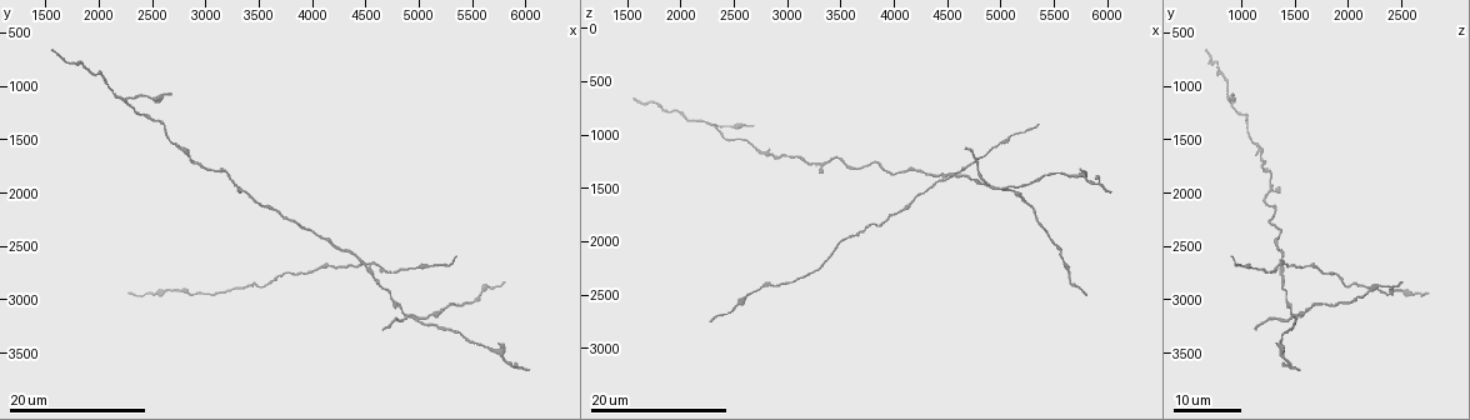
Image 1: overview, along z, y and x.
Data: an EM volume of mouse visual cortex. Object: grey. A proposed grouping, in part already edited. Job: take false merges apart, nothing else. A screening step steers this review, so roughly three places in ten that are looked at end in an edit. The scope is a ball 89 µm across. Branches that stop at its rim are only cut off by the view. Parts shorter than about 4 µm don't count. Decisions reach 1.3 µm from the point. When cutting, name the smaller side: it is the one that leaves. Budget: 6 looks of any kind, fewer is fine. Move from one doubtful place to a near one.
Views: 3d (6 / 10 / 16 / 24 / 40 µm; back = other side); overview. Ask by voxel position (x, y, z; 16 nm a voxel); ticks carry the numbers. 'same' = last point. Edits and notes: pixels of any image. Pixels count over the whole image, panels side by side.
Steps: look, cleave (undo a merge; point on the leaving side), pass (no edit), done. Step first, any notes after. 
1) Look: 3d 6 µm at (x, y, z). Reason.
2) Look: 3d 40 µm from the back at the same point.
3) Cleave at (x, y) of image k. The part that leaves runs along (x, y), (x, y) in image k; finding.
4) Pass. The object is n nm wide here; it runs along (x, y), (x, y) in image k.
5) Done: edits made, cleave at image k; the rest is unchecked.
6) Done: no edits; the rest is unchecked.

Look: 3d 24 µm at (4520, 2680, 1380). Three-way junction.

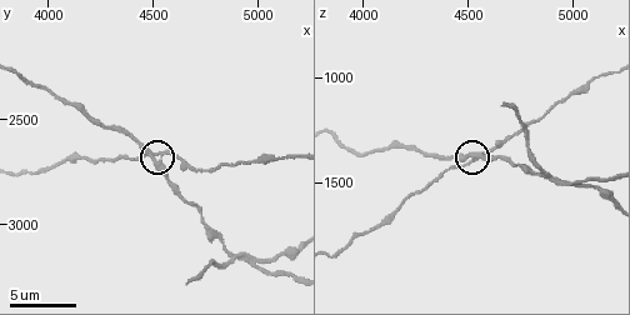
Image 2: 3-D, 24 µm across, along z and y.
Look: 3d 6 µm at (4530, 2710, 1380).

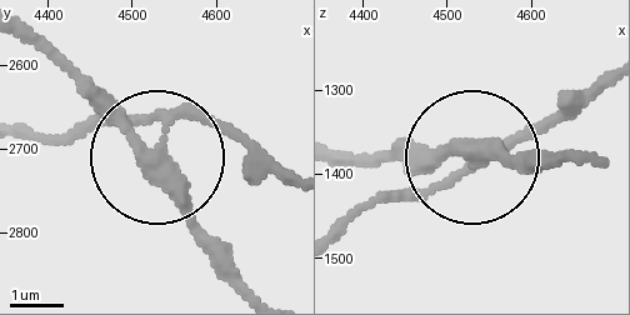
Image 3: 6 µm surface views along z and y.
Look: 3d 6 µm from the back at (4525, 2705, 1375).

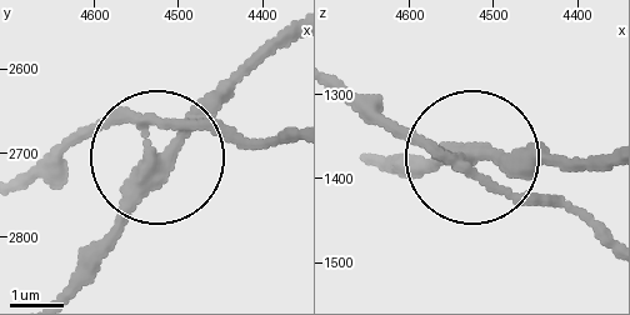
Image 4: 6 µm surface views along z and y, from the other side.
Cleave at (59, 154) of image 4. The object is 300 nm wide here; two cells meet here.

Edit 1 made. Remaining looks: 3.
Look: overview.

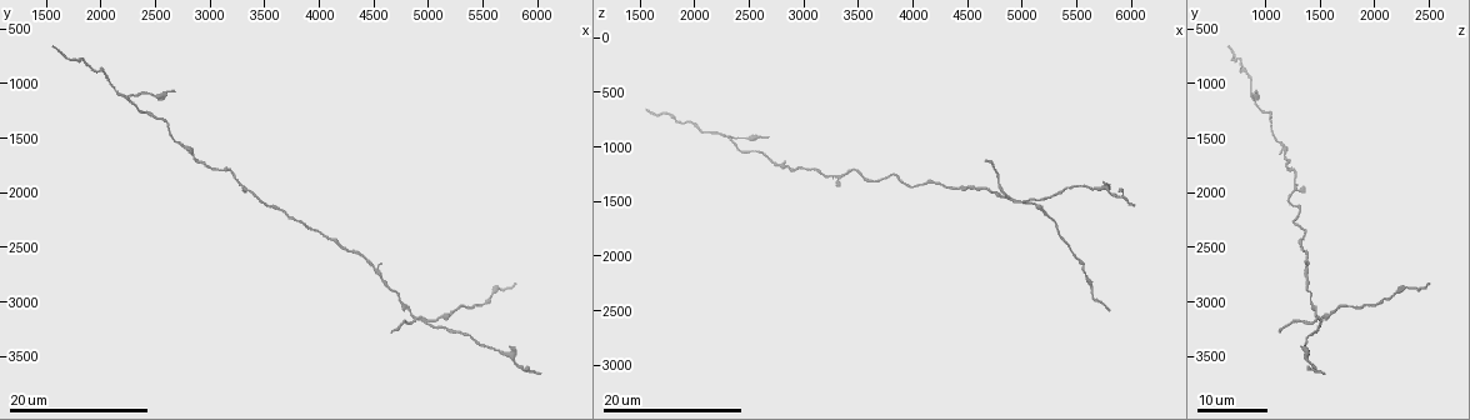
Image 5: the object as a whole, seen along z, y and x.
Look: 3d 16 µm at (4080, 2400, 1340). Calibre changes.

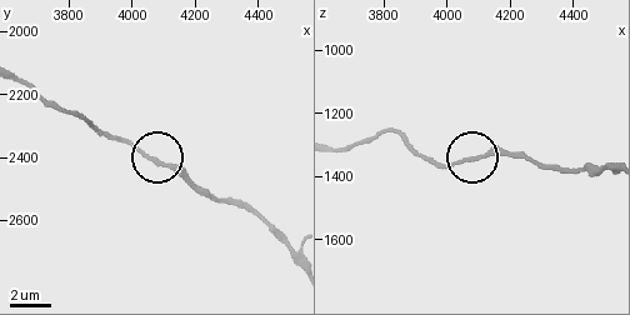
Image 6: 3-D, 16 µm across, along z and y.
Look: 3d 10 µm at (4090, 2420, 1350).

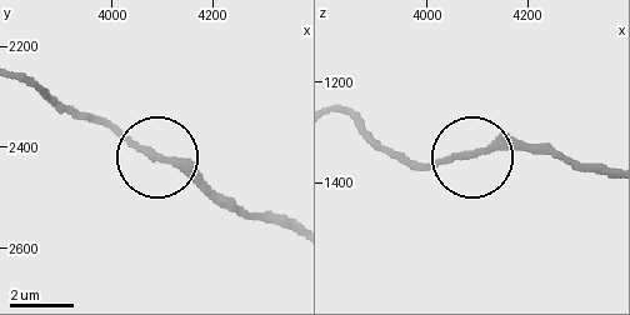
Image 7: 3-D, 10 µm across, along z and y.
Pass. It runs along (424, 168), (494, 151), (556, 151) in image 7; continuous, no second cell.

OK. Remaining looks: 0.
Done: edits made, cleave at image 4; the rest is unchecked.

